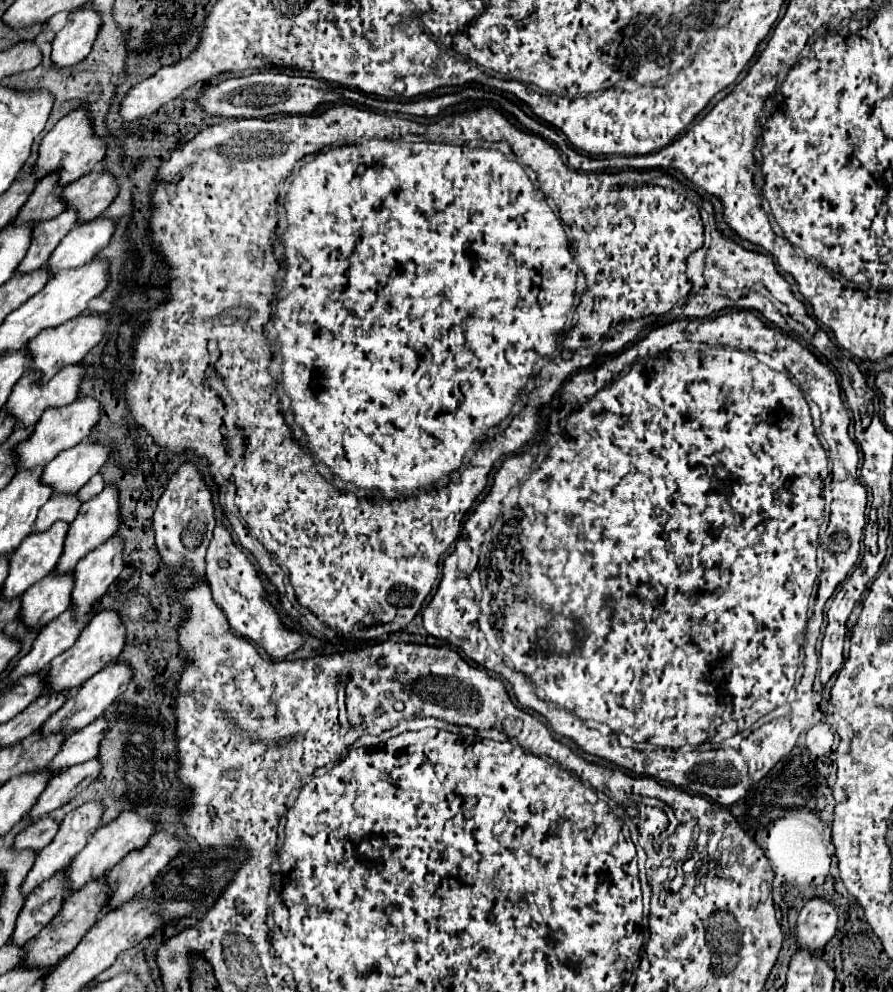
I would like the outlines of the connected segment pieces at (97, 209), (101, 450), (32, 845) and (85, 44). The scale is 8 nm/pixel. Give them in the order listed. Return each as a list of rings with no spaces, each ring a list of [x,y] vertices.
[[[94,169],[78,181],[62,189],[60,199],[64,199],[68,209],[78,211],[78,223],[88,223],[100,217],[106,207],[114,201],[118,185],[110,173]]]
[[[82,441],[52,459],[52,463],[44,467],[40,481],[58,495],[74,495],[100,471],[108,453],[108,447],[100,443]]]
[[[50,817],[40,819],[38,823],[28,825],[24,831],[20,831],[16,835],[12,849],[16,849],[16,851],[30,849],[34,853],[40,853],[48,843],[52,843],[56,831],[58,831],[58,823],[54,819],[50,819]]]
[[[76,9],[68,15],[66,27],[52,41],[52,65],[70,67],[82,61],[98,35],[102,19],[94,11]]]

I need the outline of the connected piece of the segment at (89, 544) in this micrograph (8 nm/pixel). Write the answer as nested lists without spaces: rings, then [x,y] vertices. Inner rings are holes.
[[[108,485],[108,487],[104,487],[104,491],[100,495],[96,495],[88,503],[80,505],[80,511],[78,511],[76,519],[70,523],[70,529],[68,529],[68,535],[66,535],[66,541],[64,541],[62,557],[60,557],[60,561],[58,561],[56,569],[54,569],[56,575],[70,573],[76,567],[76,563],[84,555],[88,555],[88,551],[94,551],[94,547],[98,547],[110,535],[114,535],[114,531],[118,529],[118,499],[116,497],[118,497],[116,487]]]

